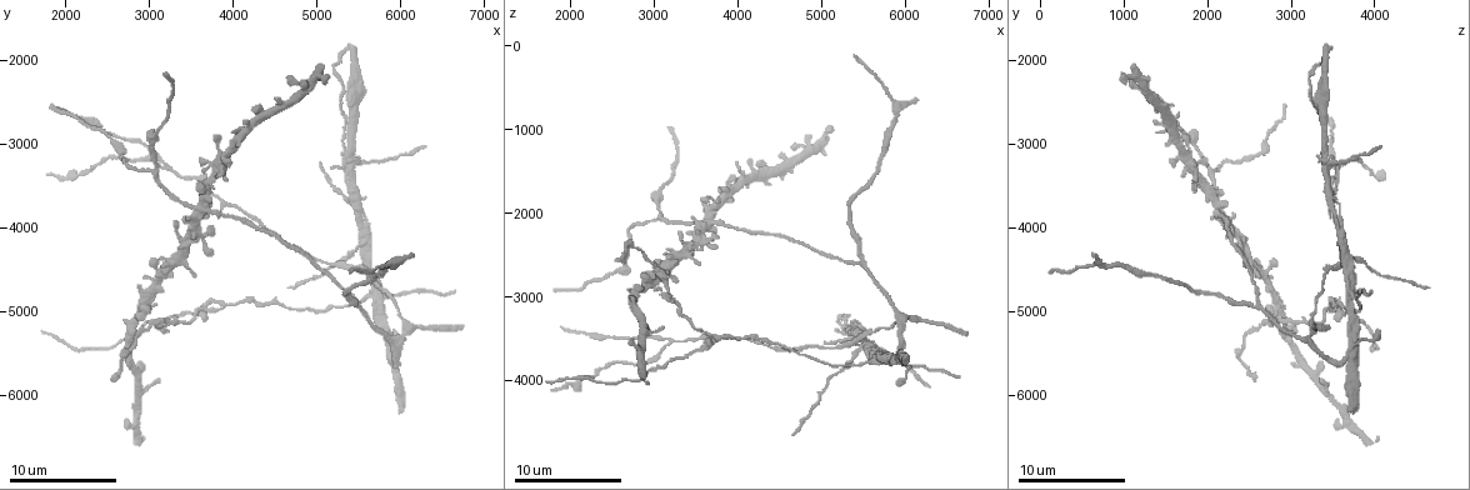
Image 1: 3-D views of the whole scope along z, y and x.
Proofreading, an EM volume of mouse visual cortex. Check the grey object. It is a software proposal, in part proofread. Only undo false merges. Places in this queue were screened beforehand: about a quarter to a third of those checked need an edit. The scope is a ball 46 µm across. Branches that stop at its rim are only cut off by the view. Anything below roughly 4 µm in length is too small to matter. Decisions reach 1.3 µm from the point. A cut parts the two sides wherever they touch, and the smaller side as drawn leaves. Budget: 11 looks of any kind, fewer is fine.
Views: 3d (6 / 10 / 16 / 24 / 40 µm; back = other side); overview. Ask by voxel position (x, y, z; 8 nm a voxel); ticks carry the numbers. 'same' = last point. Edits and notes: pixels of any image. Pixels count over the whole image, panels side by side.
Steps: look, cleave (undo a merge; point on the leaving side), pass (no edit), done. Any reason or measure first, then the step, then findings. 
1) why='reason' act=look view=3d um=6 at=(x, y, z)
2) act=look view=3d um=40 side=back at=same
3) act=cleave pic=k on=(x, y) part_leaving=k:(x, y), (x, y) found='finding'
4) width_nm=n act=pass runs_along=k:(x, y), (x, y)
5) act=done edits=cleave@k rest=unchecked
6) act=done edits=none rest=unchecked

why='thick turns thin' act=look view=3d um=6 at=(3850, 3850, 2100)

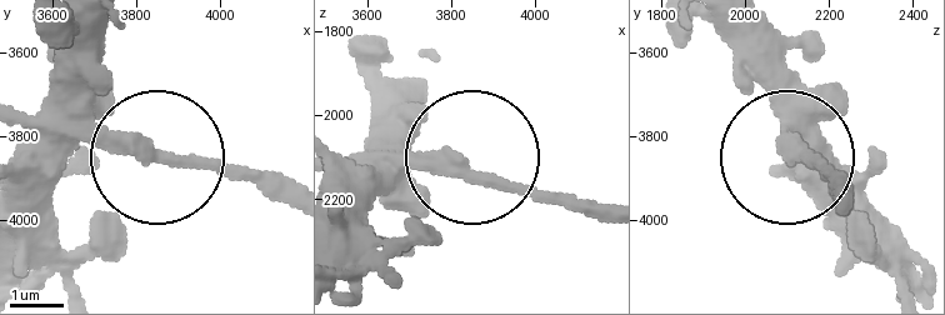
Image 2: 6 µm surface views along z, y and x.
width_nm=310 act=pass runs_along=2:(283, 203), (188, 163), (26, 149) found='all the same neuron'

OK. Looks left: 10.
why='sudden change in width' act=look view=3d um=16 at=(3100, 2850, 1700)

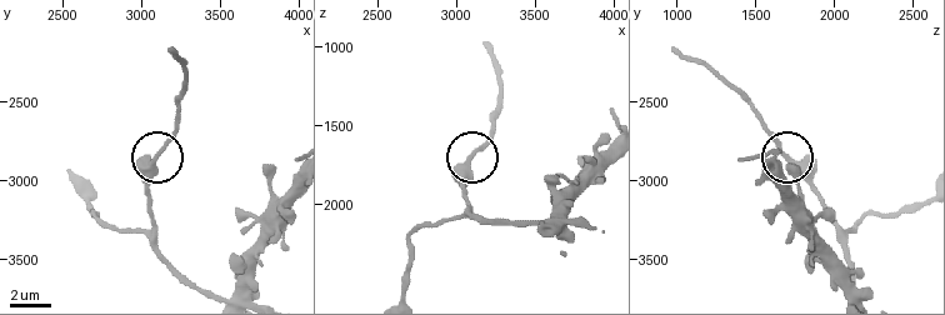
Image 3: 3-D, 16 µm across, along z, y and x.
act=pass runs_along=3:(571, 224), (491, 223), (470, 213), (465, 168), (494, 129) found='all the same neuron'

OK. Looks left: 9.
why='three-way junction' act=look view=3d um=16 at=(3200, 3250, 3550)

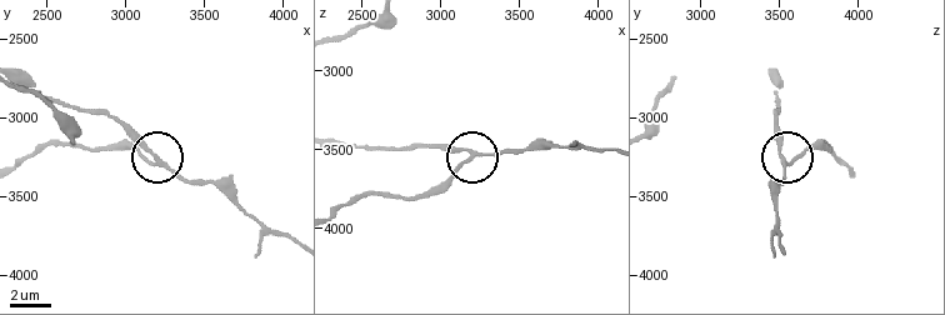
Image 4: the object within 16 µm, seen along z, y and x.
width_nm=170 act=pass found='all the same neuron'

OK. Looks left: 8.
act=look view=3d um=10 at=(5500, 4200, 3550)

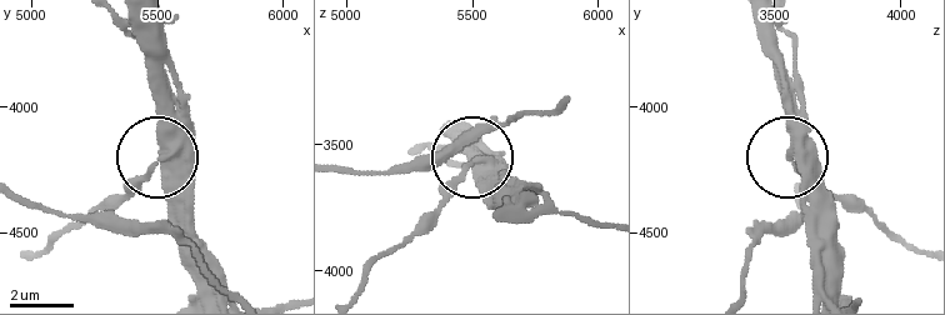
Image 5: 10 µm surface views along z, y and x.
act=look view=3d um=10 side=back at=same

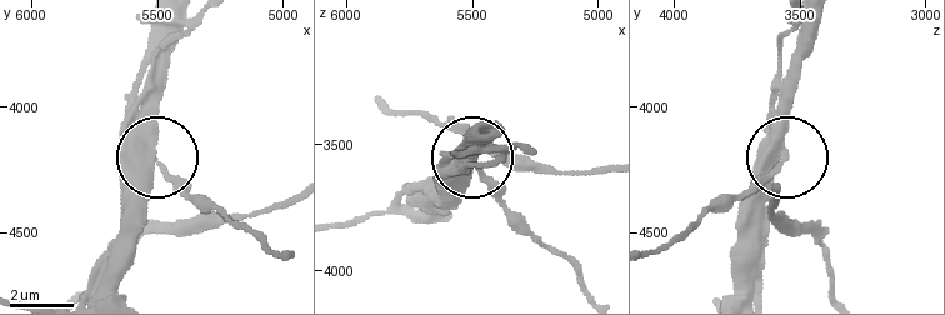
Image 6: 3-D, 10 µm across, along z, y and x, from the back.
side_arm_um=12 act=pass found='all the same neuron'

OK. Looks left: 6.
act=look view=3d um=6 at=(6000, 5350, 3250)

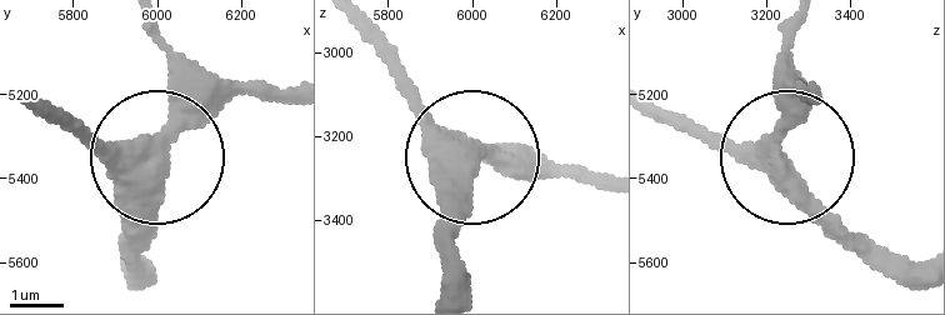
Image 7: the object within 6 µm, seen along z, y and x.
side_arm_um=47 act=pass found='continuous, no second neuron'

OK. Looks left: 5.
act=done edits=none rest=unchecked

